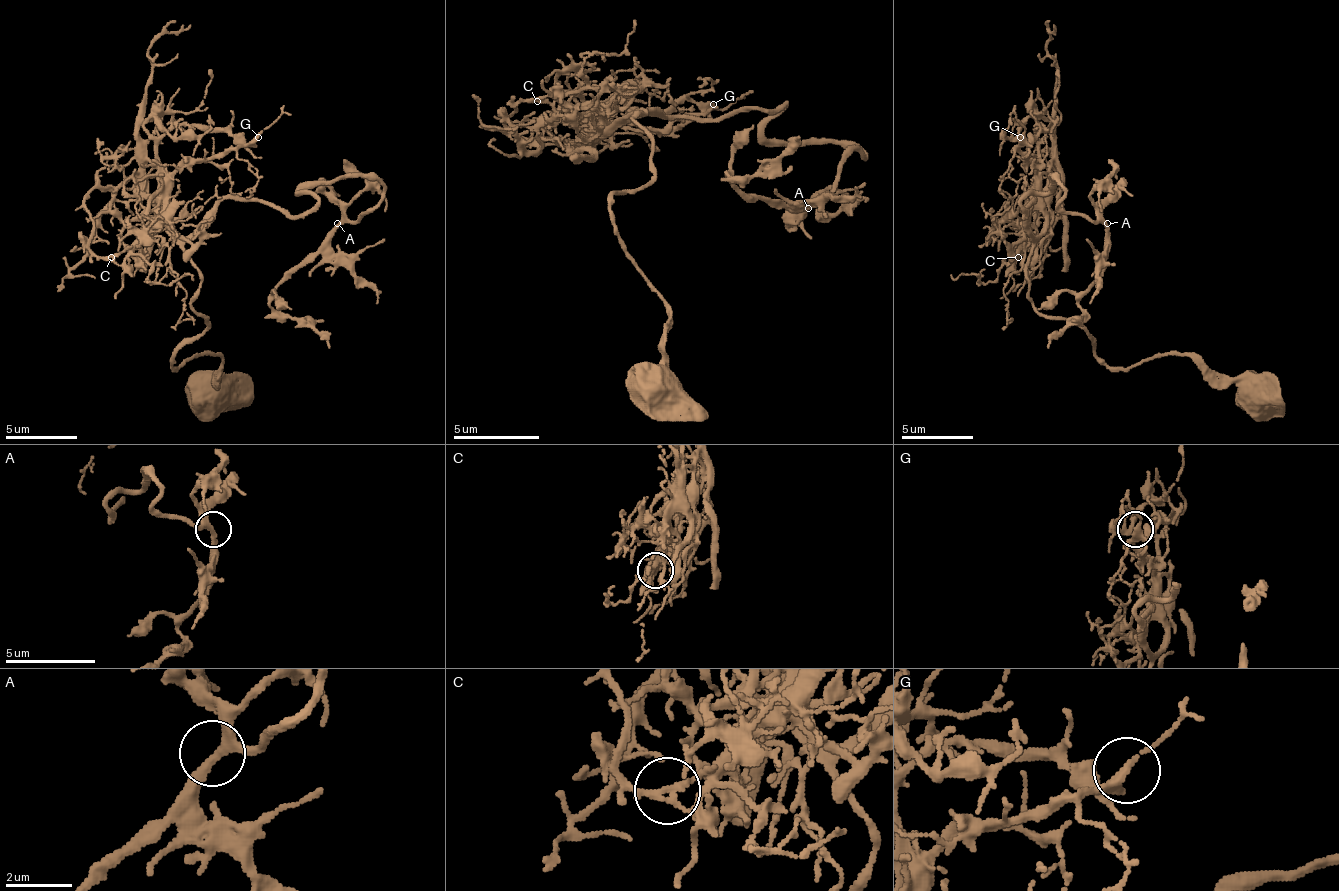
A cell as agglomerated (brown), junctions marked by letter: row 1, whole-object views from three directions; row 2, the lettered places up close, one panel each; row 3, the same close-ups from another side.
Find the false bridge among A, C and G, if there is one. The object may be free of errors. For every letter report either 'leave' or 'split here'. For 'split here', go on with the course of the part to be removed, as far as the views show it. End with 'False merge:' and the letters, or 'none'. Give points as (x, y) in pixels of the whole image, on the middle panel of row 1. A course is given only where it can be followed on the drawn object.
A: leave
C: split here; foreign part runs (535, 99), (510, 104), (514, 117), (535, 130), (583, 147), (587, 134), (631, 143)
G: leave
False merge: C

